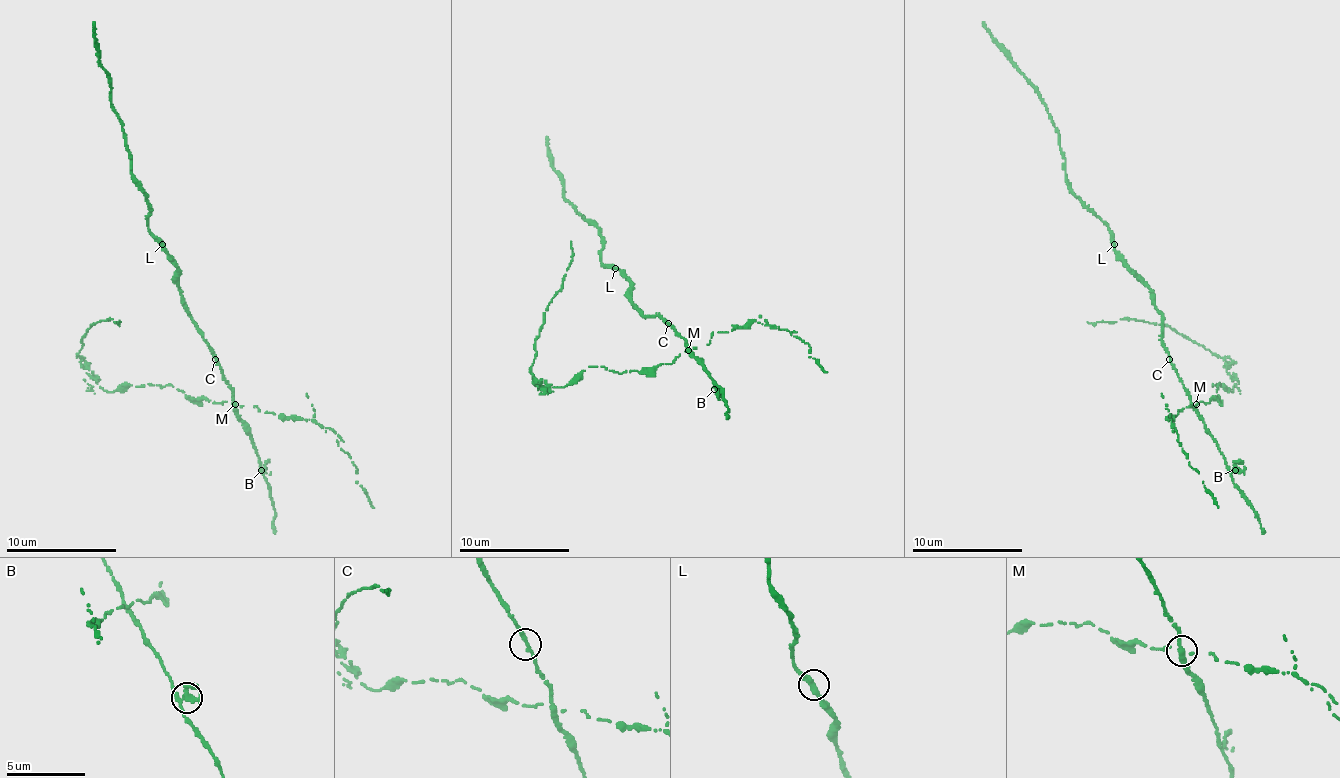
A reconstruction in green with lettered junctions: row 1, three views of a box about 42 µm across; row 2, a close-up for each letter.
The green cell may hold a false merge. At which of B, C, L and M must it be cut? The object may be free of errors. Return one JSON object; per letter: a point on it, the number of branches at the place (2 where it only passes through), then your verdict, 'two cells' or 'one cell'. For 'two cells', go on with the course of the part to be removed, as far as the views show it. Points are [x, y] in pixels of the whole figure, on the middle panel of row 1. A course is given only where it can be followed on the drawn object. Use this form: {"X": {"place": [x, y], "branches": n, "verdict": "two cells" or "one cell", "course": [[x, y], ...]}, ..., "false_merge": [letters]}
{"B": {"place": [714, 389], "branches": 3, "verdict": "one cell"}, "C": {"place": [668, 323], "branches": 2, "verdict": "one cell"}, "L": {"place": [615, 268], "branches": 2, "verdict": "one cell"}, "M": {"place": [688, 350], "branches": 3, "verdict": "two cells", "course": [[687, 350], [670, 364], [593, 367], [549, 389], [536, 381], [544, 315], [571, 240]]}, "false_merge": ["M"]}

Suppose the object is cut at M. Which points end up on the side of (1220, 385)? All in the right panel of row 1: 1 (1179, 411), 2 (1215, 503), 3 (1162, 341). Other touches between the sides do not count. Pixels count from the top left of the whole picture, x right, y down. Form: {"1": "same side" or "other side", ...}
{"1": "same side", "2": "same side", "3": "other side"}

